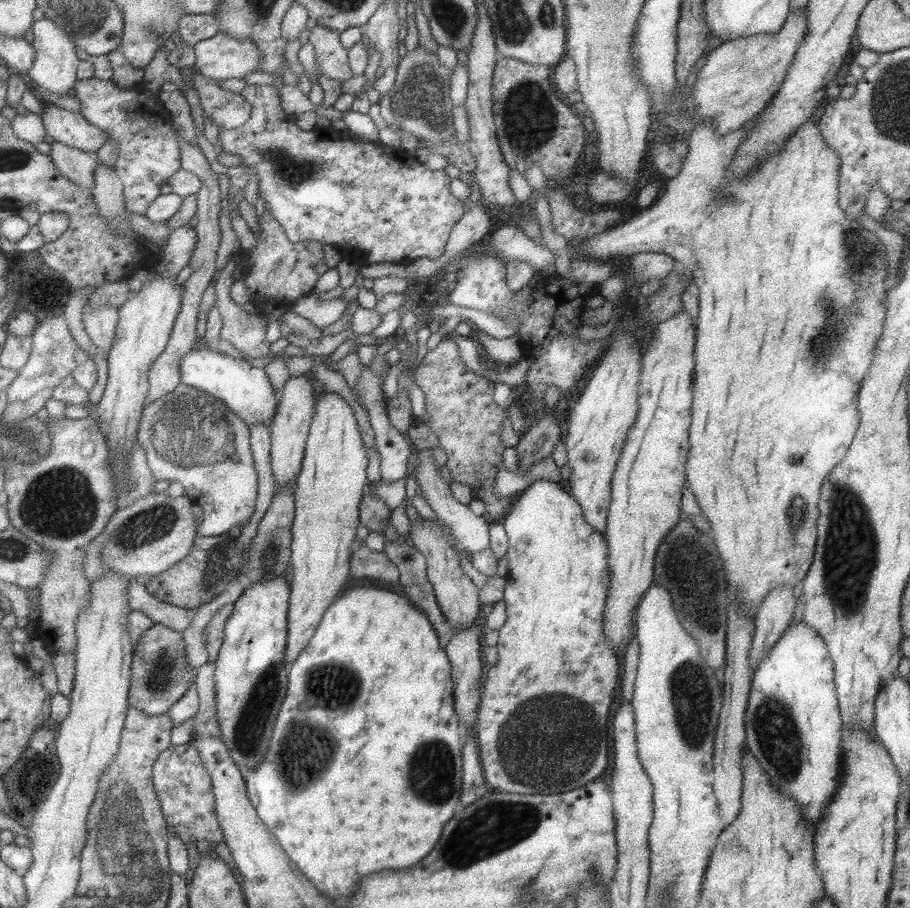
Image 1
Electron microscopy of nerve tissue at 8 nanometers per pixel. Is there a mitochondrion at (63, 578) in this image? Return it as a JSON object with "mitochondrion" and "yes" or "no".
{"mitochondrion":"no"}

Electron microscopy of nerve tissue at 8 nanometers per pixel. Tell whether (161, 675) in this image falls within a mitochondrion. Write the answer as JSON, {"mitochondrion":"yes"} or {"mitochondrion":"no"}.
{"mitochondrion":"yes"}

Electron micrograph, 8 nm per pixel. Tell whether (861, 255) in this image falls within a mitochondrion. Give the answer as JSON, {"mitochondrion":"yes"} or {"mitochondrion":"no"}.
{"mitochondrion":"yes"}

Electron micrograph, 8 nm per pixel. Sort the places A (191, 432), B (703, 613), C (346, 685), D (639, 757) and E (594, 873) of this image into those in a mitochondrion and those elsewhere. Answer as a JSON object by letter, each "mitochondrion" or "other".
{"A":"mitochondrion","B":"mitochondrion","C":"mitochondrion","D":"other","E":"other"}

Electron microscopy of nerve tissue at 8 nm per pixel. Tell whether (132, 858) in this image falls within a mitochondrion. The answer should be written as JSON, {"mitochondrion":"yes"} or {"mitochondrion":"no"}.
{"mitochondrion":"yes"}

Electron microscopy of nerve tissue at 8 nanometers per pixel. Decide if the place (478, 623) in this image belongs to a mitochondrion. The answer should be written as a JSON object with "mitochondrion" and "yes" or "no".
{"mitochondrion":"no"}

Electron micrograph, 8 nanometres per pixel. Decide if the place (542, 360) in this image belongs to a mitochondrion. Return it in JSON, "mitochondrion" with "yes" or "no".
{"mitochondrion":"yes"}

